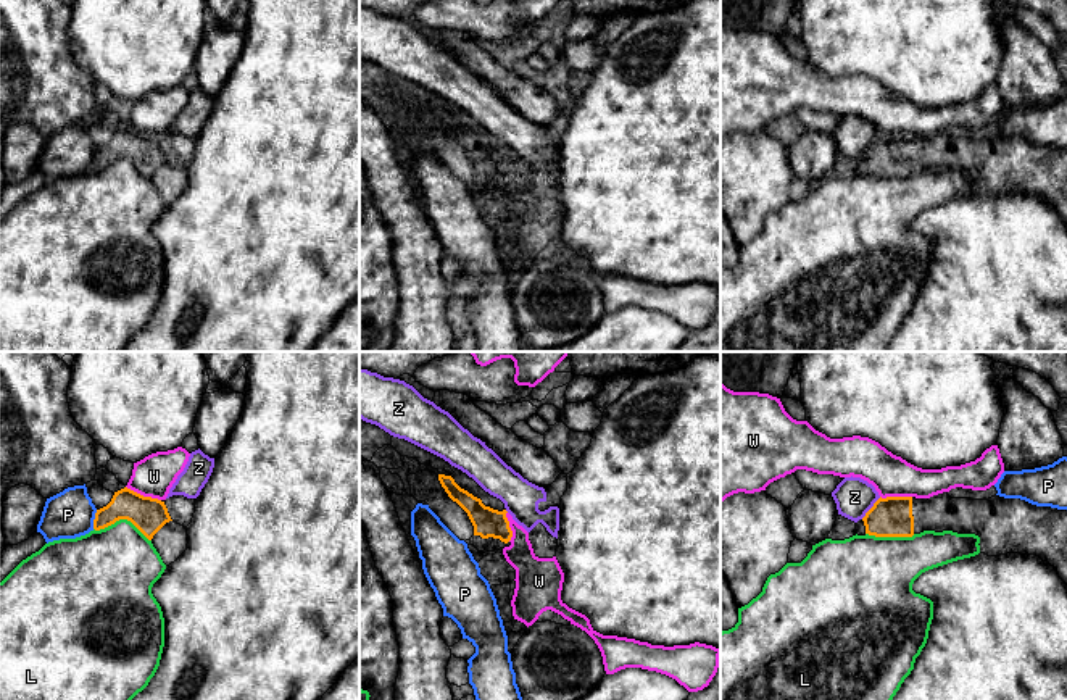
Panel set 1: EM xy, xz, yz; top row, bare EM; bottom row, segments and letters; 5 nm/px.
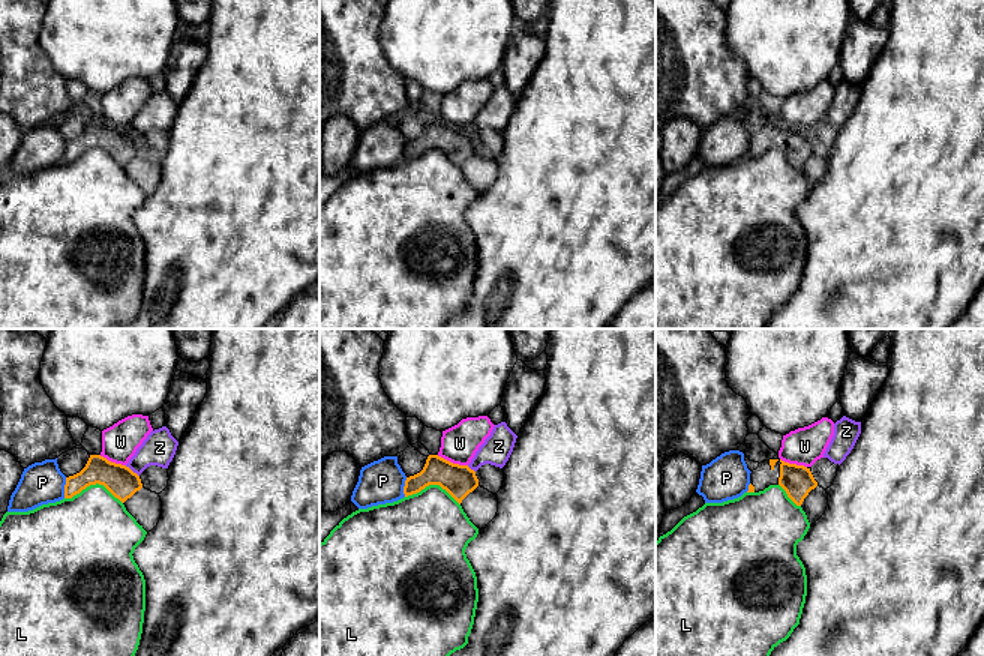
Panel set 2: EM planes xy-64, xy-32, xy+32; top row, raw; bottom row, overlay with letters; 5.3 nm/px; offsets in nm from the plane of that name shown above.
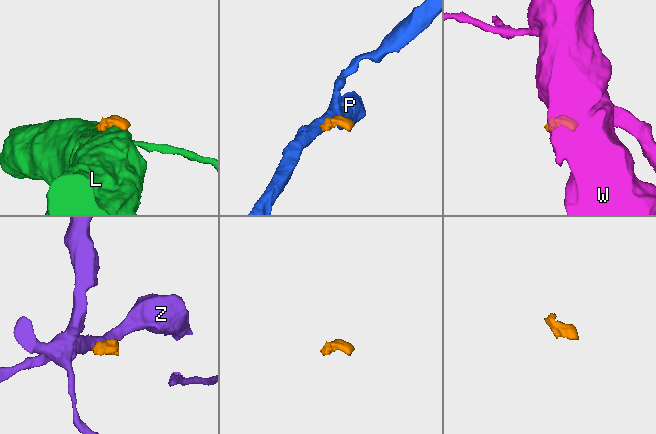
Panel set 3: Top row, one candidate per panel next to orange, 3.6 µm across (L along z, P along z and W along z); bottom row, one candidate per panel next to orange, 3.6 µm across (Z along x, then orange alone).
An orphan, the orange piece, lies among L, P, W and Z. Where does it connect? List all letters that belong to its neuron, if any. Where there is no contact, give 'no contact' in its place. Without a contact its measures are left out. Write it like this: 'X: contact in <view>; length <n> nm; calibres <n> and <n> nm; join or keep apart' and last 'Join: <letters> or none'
L: contact in xy; length 300 nm; calibres 180 and 400 nm; keep apart
P: contact in xy; length 100 nm; calibres 160 and 240 nm; keep apart
W: contact in xy; length 190 nm; calibres 180 and 200 nm; keep apart
Z: contact in yz; length 150 nm; calibres 200 and 190 nm; keep apart
Join: none

